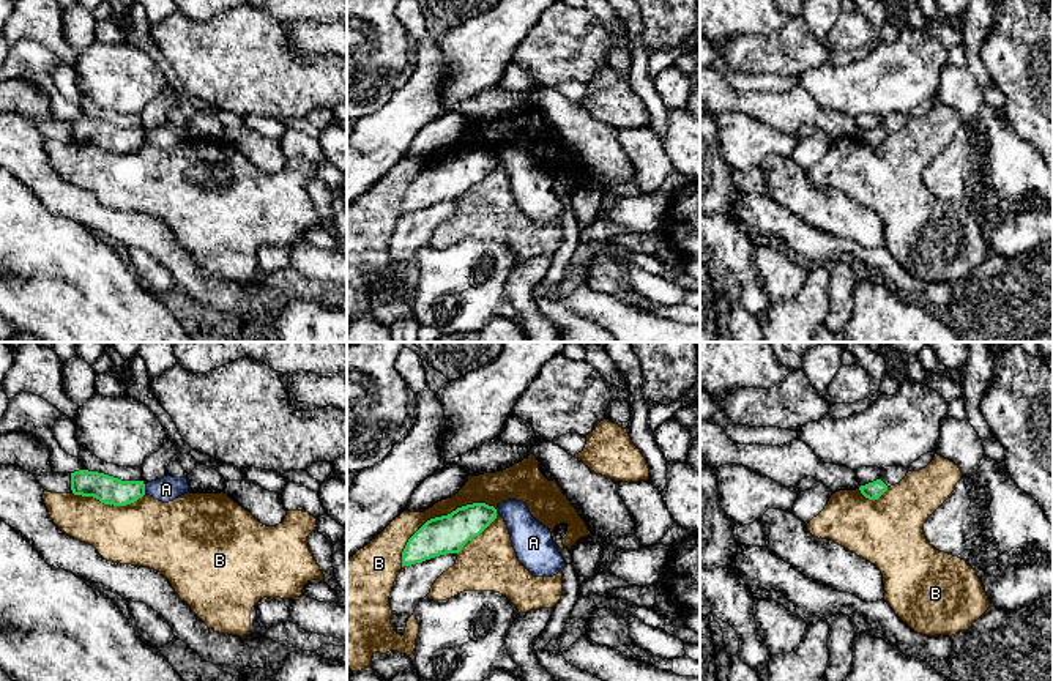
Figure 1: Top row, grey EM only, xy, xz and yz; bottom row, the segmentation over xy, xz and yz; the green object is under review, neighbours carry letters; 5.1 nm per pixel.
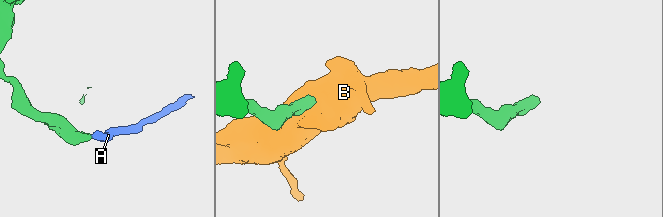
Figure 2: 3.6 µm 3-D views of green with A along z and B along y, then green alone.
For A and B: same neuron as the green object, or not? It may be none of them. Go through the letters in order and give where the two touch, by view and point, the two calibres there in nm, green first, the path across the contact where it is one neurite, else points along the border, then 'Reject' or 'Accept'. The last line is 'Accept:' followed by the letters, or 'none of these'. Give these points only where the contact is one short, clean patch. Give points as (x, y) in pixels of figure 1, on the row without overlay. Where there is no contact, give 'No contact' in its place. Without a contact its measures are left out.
A: Touches green at xy (144, 136). Thickness 140 nm (green) against 130 nm. Boundary: xy (144, 131), (145, 139). Reject
B: Touches green at xz (439, 164). Thickness 190 nm (green) against 140 nm. Reject
Accept: none of these

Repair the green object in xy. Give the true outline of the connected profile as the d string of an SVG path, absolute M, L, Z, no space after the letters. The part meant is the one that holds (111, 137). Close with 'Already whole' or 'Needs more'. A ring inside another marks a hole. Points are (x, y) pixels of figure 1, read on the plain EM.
M79 117L71 120L71 137L74 142L93 143L104 151L126 153L145 142L143 128L121 128L118 125Z. Already whole

